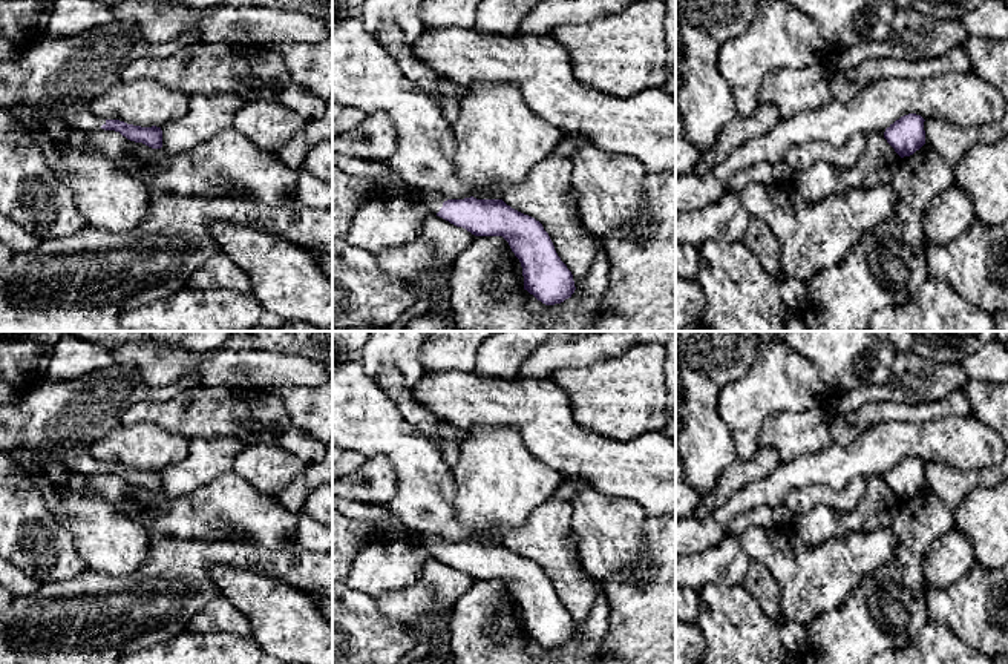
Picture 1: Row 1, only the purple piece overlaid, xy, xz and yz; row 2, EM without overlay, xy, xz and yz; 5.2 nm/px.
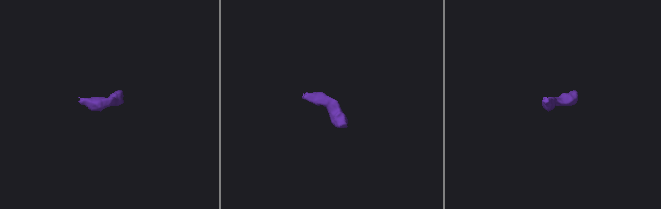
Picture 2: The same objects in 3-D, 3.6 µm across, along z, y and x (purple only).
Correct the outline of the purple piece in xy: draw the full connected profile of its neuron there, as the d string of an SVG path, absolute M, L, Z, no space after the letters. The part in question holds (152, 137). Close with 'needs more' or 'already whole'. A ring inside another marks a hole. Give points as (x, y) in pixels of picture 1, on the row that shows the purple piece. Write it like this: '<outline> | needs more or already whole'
M116 20L95 31L86 31L74 37L55 37L43 34L14 60L0 61L0 107L29 106L49 109L63 123L86 133L100 129L119 132L130 141L142 143L152 149L162 147L161 127L141 127L119 120L104 120L90 112L90 103L121 80L124 69L139 58L165 58L182 46L196 43L198 31L193 29L167 43L147 41L141 35L136 20Z | needs more

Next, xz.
M334 152L332 166L348 175L371 179L385 195L409 195L434 215L475 236L502 236L521 262L524 290L542 304L561 304L574 293L573 274L558 256L542 224L512 209L502 199L470 196L444 201L435 193L409 187L386 163Z | needs more

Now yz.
M908 113L890 124L884 138L904 158L913 155L925 144L924 118L916 113Z | already whole

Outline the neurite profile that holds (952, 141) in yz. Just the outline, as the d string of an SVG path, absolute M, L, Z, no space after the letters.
M1008 106L1005 115L983 126L959 126L941 118L924 121L925 143L954 167L957 161L976 144L994 144L1008 135Z

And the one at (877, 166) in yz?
M870 132L867 146L853 166L836 169L824 163L817 163L795 173L794 184L806 198L820 202L830 195L849 190L870 190L882 184L890 184L901 159L884 138L884 133Z

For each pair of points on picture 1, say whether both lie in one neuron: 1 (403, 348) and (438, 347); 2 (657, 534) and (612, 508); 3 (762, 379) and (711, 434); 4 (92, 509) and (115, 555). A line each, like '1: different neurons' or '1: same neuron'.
1: different neurons
2: different neurons
3: different neurons
4: same neuron

